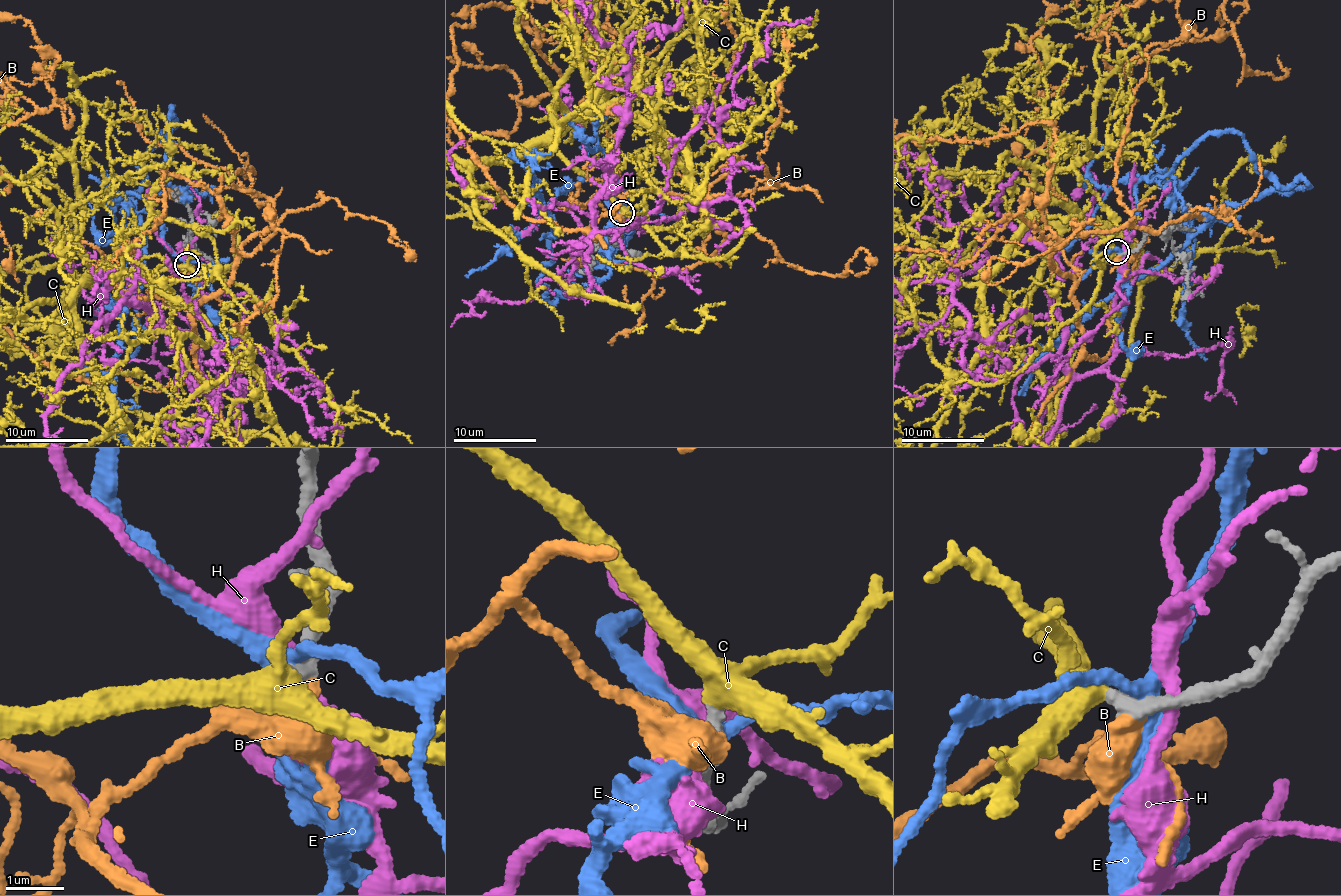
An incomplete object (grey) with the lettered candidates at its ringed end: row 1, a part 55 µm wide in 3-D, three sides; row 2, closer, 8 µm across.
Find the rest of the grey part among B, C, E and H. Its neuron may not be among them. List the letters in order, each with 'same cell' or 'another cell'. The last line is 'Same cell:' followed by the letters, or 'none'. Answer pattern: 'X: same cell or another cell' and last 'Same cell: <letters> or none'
B: another cell
C: same cell
E: another cell
H: another cell
Same cell: C

